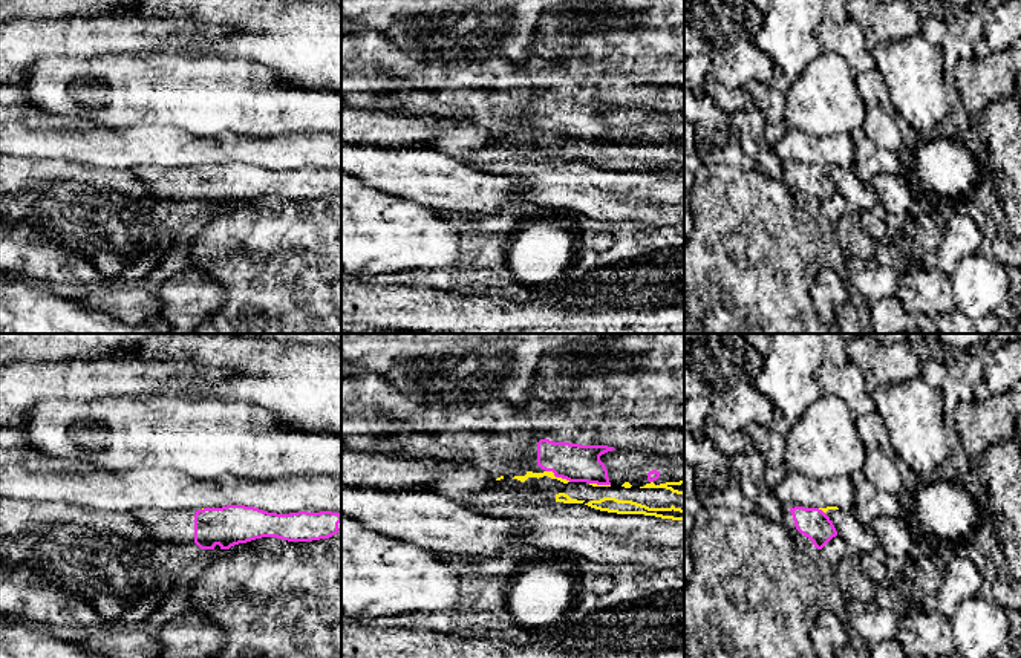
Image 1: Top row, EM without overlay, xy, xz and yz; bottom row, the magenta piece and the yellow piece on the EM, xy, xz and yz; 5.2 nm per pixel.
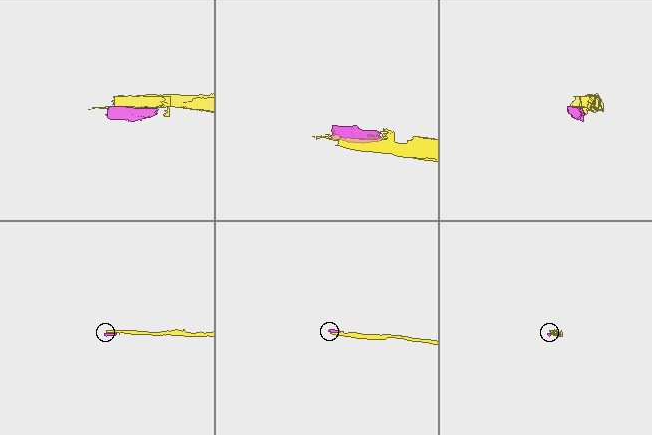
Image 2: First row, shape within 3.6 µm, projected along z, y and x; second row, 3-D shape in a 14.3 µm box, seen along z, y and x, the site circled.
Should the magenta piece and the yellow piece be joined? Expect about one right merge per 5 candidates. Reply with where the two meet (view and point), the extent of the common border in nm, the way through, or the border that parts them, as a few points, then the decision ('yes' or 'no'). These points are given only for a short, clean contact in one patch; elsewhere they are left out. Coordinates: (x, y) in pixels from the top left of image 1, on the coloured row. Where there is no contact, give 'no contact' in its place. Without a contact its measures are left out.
meets magenta in xz at (557, 476); contact 150 nm long; no

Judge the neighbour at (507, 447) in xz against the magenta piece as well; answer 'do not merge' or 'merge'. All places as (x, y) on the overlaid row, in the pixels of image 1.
merge

